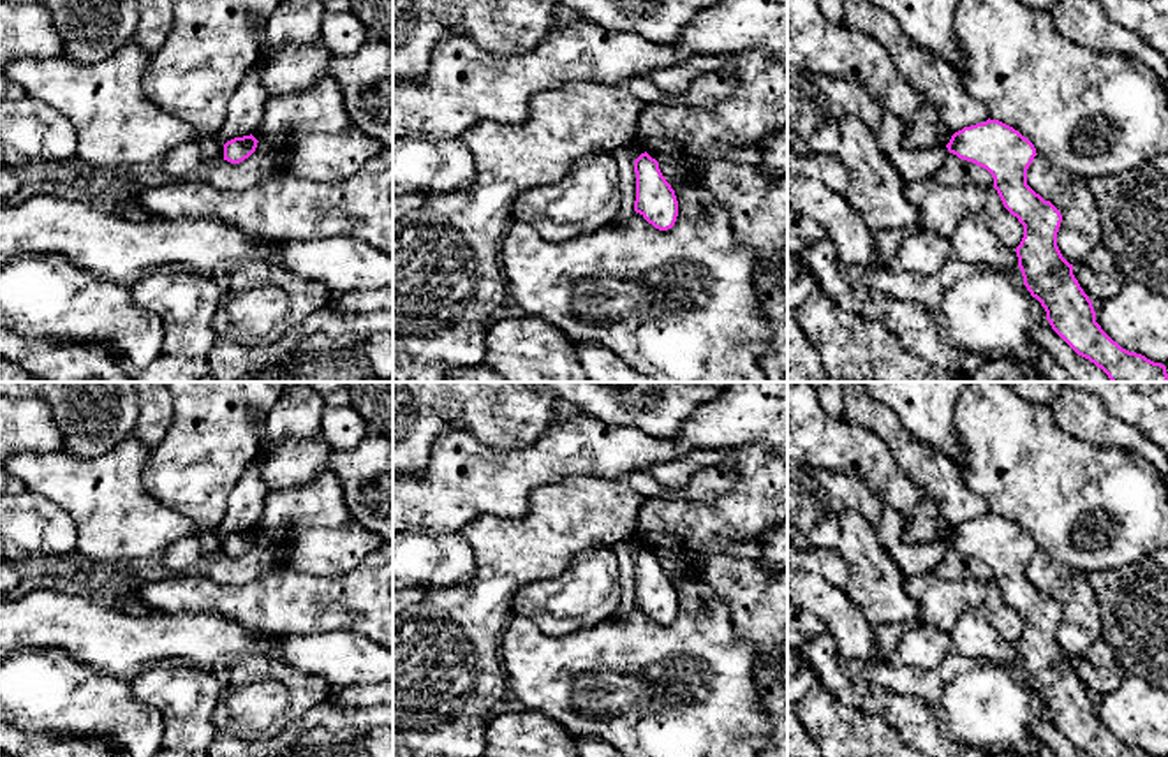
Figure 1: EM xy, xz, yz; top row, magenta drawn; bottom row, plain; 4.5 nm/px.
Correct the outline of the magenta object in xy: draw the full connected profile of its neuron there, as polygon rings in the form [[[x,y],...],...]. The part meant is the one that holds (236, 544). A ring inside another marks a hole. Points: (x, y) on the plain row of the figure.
[[[252,528],[227,535],[224,539],[224,555],[227,555],[231,558],[243,556],[255,546],[257,537],[259,535]]]

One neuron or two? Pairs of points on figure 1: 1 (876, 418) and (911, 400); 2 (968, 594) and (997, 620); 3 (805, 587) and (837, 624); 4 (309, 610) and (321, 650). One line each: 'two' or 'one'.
1: two
2: one
3: one
4: two

